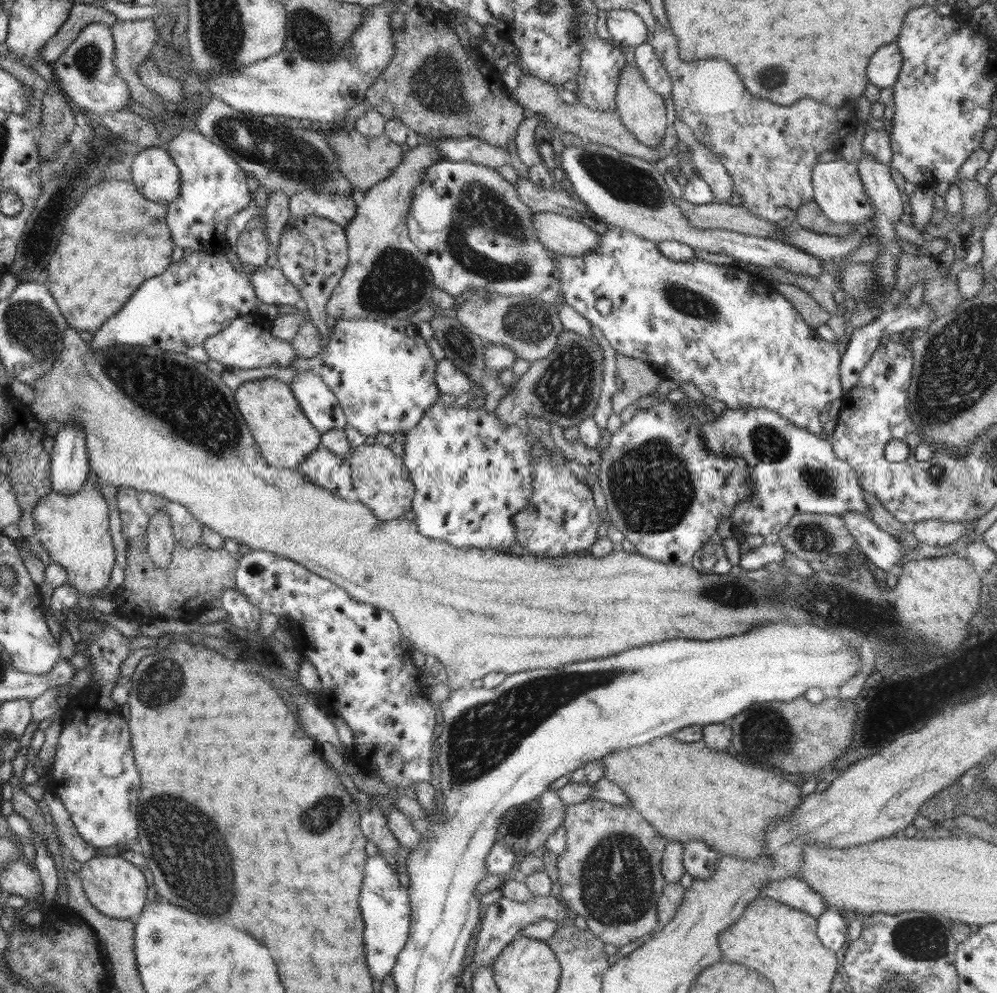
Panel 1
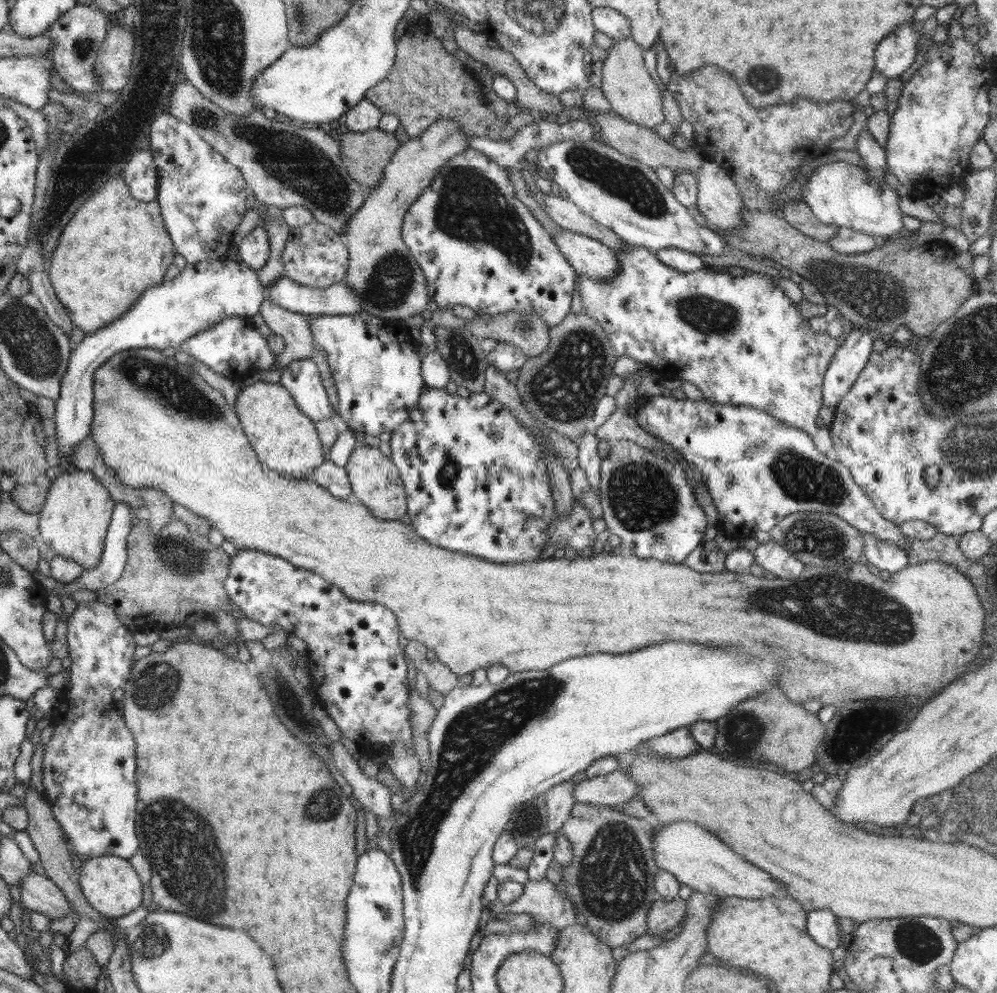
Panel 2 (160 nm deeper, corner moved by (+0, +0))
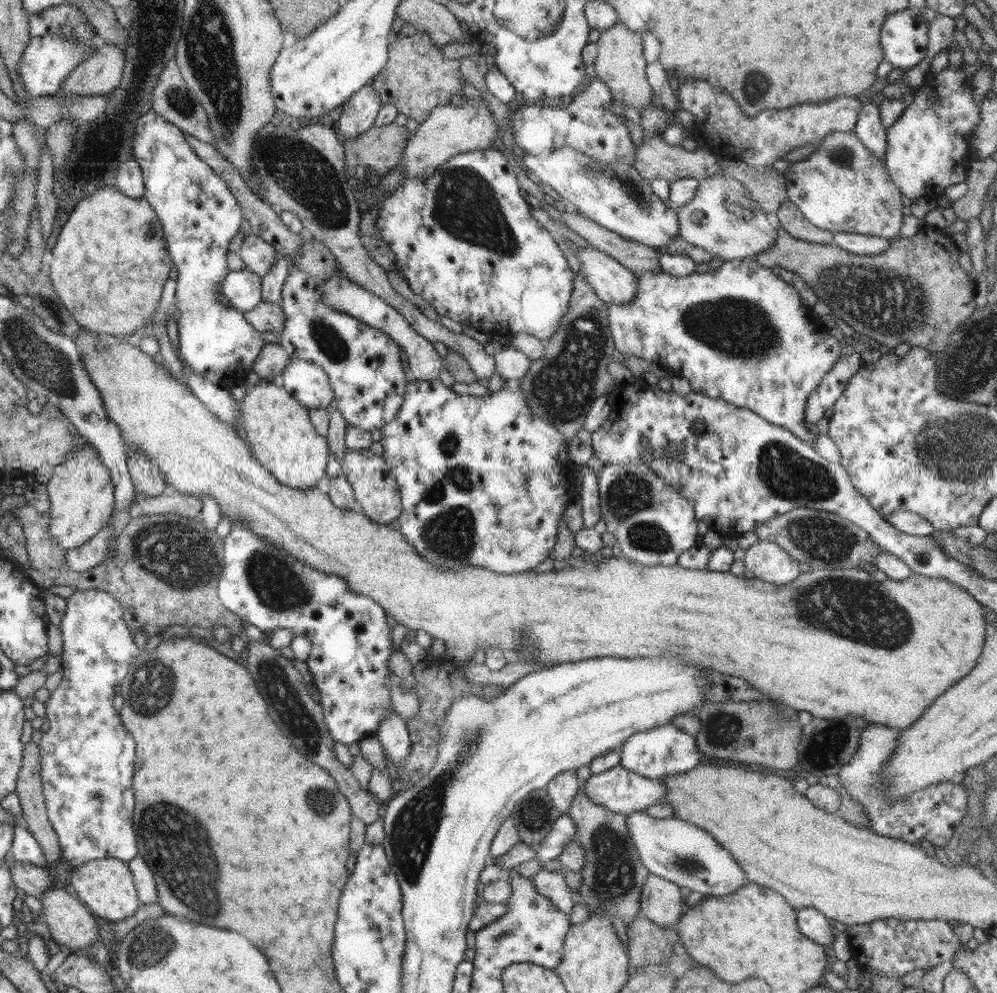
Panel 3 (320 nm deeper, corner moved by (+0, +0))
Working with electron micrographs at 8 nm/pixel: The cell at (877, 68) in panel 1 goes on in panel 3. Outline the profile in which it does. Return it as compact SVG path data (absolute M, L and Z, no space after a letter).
M910 9L900 10L896 14L888 14L884 26L882 26L882 50L884 50L884 60L893 68L912 68L922 62L926 57L928 46L929 23L921 13L915 14Z

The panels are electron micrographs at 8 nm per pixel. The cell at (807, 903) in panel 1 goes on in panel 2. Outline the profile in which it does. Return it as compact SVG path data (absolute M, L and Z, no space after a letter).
M672 822L663 827L657 825L653 836L653 853L656 866L670 874L674 874L678 883L685 884L693 891L704 894L715 894L723 897L738 897L757 899L765 896L787 896L786 887L776 883L771 874L765 870L746 862L742 856L734 852L725 842L722 842L714 833L702 828L694 822Z

